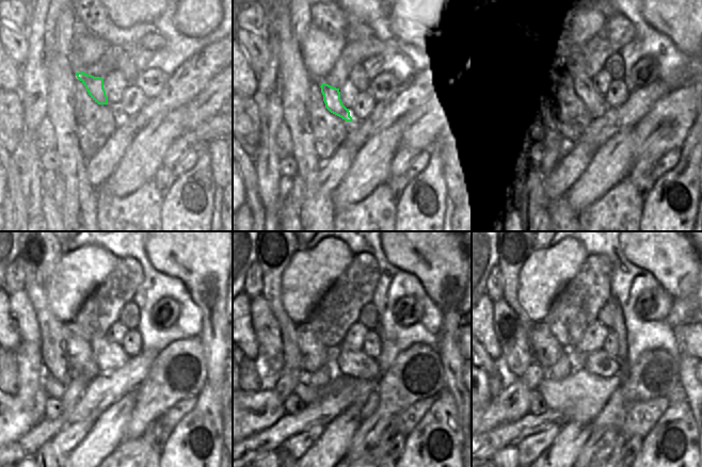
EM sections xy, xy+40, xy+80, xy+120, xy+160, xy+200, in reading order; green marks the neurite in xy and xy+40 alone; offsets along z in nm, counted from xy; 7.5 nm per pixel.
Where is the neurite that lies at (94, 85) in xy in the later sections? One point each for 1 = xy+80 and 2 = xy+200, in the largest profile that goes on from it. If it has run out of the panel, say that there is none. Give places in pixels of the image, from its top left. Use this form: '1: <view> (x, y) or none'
1: xy+80 (577, 111)
2: xy+200 (603, 365)

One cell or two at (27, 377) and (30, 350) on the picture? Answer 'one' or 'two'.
one

